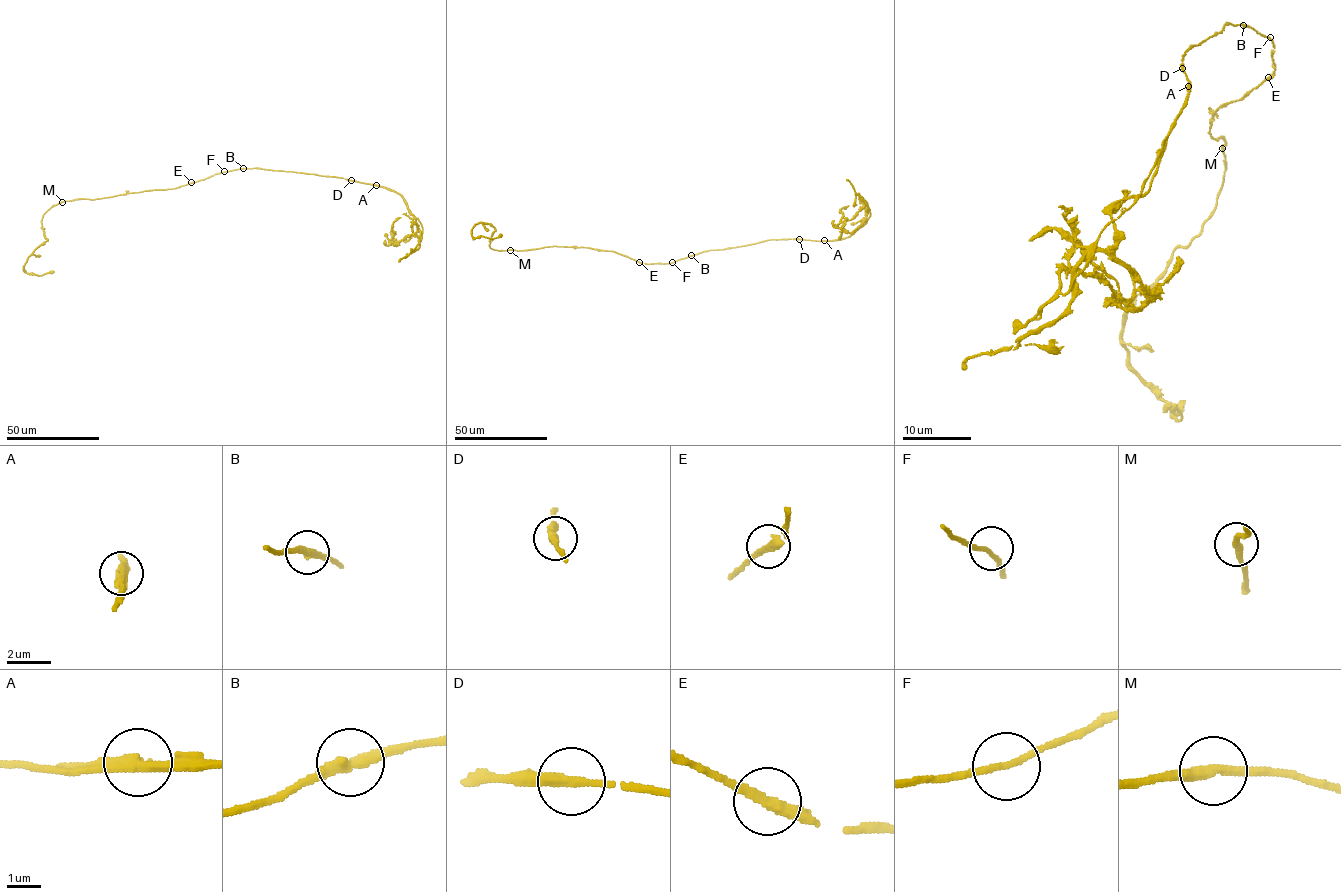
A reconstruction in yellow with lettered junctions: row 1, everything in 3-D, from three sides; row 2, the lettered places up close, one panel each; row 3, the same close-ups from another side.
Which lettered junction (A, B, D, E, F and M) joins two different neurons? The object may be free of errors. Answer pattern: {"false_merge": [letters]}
{"false_merge": ["A"]}

